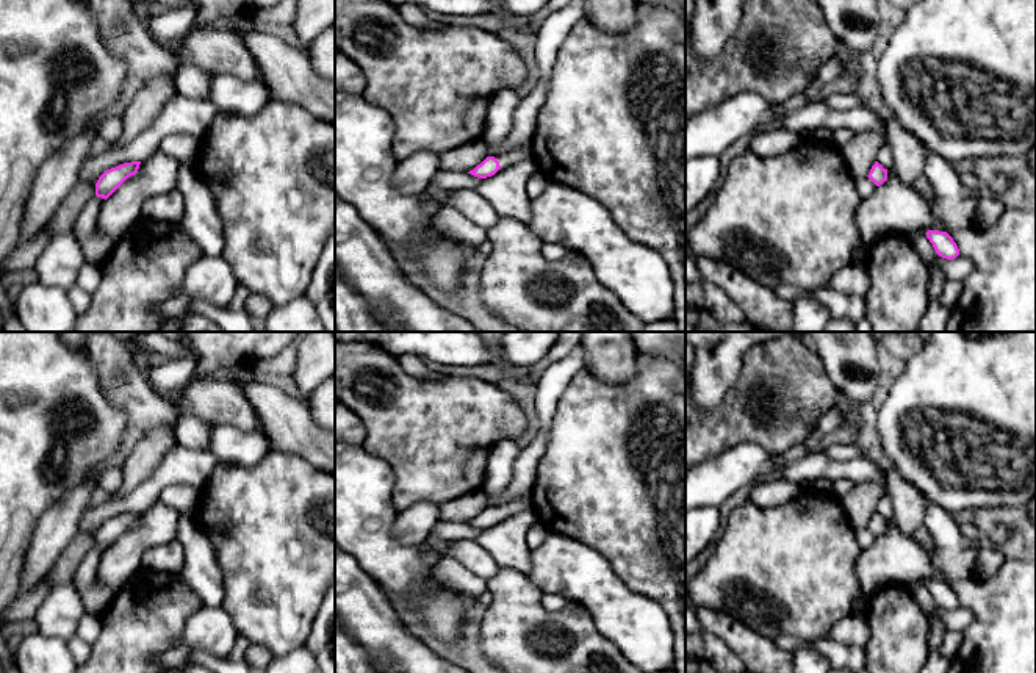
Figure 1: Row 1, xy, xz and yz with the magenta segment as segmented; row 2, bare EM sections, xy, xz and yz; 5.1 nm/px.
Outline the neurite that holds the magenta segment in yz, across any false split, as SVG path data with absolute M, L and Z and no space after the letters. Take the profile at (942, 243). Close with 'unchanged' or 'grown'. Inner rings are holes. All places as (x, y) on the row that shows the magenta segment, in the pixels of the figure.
M928 230L925 235L939 257L953 260L959 255L956 243L947 232Z; unchanged

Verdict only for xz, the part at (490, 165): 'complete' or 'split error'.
split error

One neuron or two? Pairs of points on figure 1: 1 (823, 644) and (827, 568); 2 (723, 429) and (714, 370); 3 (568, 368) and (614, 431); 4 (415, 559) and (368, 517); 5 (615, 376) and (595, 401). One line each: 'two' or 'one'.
1: two
2: two
3: two
4: one
5: two

